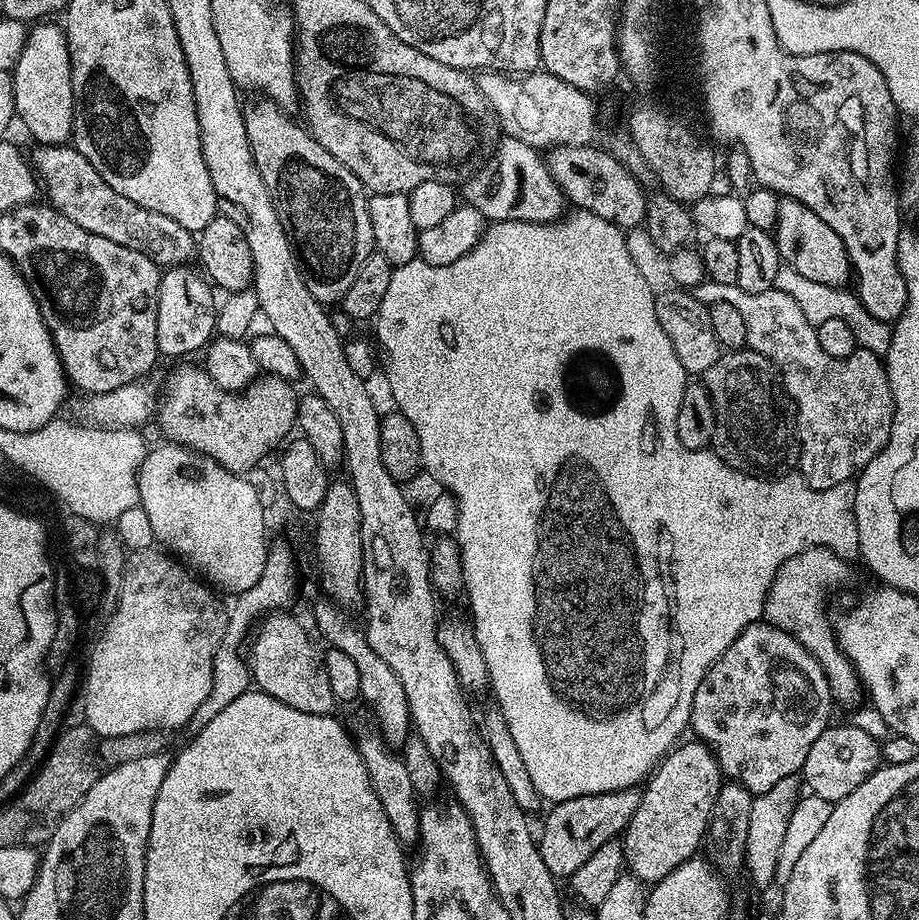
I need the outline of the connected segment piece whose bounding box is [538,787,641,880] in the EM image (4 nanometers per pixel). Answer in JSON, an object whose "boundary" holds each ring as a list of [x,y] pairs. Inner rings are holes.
{"boundary":[[[634,787],[557,801],[544,820],[541,836],[540,833],[538,836],[542,860],[552,876],[558,880],[570,878],[596,850],[617,839],[627,828],[630,818],[634,818],[640,794],[641,789]]]}

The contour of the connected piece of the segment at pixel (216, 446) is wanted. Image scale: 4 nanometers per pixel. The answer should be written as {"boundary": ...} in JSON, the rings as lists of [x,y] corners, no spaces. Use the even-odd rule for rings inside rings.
{"boundary":[[[184,362],[181,368],[176,369],[162,384],[162,395],[158,400],[158,421],[160,428],[165,432],[167,439],[174,444],[181,444],[201,452],[204,456],[214,458],[226,470],[248,474],[248,471],[267,454],[271,448],[279,449],[285,443],[284,435],[293,431],[296,422],[296,401],[298,392],[293,385],[280,376],[261,375],[252,381],[243,392],[227,392],[218,387],[205,372],[203,367],[196,368],[192,362]]]}

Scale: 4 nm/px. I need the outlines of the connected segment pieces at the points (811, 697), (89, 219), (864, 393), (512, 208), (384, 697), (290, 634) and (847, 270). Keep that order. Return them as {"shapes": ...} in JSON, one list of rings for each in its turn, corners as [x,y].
{"shapes":[[[[767,622],[746,626],[738,638],[716,659],[694,694],[690,728],[695,739],[712,749],[720,771],[729,781],[741,784],[758,797],[778,786],[782,778],[803,773],[810,746],[830,727],[834,701],[820,663],[786,630]]],[[[42,144],[33,149],[30,163],[43,191],[44,188],[48,191],[47,203],[70,218],[70,222],[82,226],[82,230],[118,242],[126,250],[138,250],[138,254],[146,254],[157,266],[184,266],[191,256],[193,259],[197,255],[198,240],[194,233],[174,222],[174,218],[158,214],[158,210],[146,210],[146,206],[138,206],[138,202],[130,202],[130,198],[118,194],[75,146]]],[[[705,279],[698,287],[691,289],[692,296],[703,304],[730,302],[742,314],[746,322],[747,347],[762,354],[776,367],[778,379],[784,386],[787,399],[796,407],[794,416],[794,436],[800,439],[799,475],[815,492],[825,492],[830,486],[852,480],[886,446],[890,438],[890,426],[896,413],[892,384],[888,380],[885,361],[873,352],[858,350],[846,358],[830,358],[822,346],[818,346],[816,325],[811,324],[802,314],[796,300],[791,300],[783,287],[762,290],[762,294],[750,294],[736,283],[716,284]]],[[[504,136],[501,141],[492,169],[463,181],[463,199],[477,208],[488,222],[521,220],[551,224],[559,221],[566,212],[566,199],[558,182],[551,176],[545,157],[537,149],[513,136]]],[[[324,602],[324,605],[316,612],[316,624],[320,632],[329,641],[331,647],[342,650],[342,654],[348,655],[354,661],[358,669],[358,678],[362,678],[360,687],[360,700],[368,703],[376,711],[374,717],[380,733],[384,735],[384,741],[390,746],[403,746],[408,743],[410,733],[413,731],[412,715],[410,706],[406,702],[406,690],[402,690],[402,682],[398,682],[398,674],[374,654],[374,650],[368,645],[368,638],[363,627],[356,628],[351,620],[351,615],[345,614],[337,605],[331,602]]],[[[276,614],[265,619],[259,625],[260,633],[258,628],[251,637],[246,652],[251,683],[270,698],[294,710],[319,716],[333,715],[337,711],[335,708],[338,708],[338,702],[334,698],[334,690],[330,690],[330,677],[326,675],[321,649],[312,645],[307,630],[288,615],[292,614]]],[[[784,198],[779,203],[774,235],[781,261],[788,268],[798,270],[801,281],[824,284],[825,289],[847,285],[853,270],[842,238],[834,234],[834,230],[814,214],[814,210],[802,206],[802,202]]]]}

